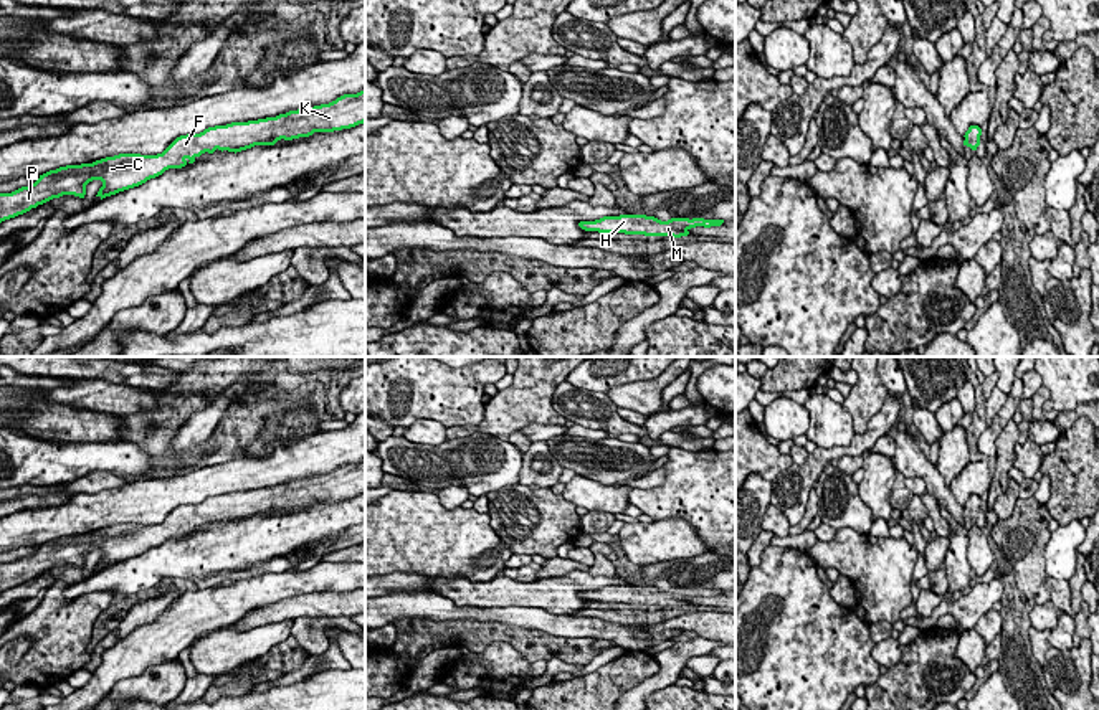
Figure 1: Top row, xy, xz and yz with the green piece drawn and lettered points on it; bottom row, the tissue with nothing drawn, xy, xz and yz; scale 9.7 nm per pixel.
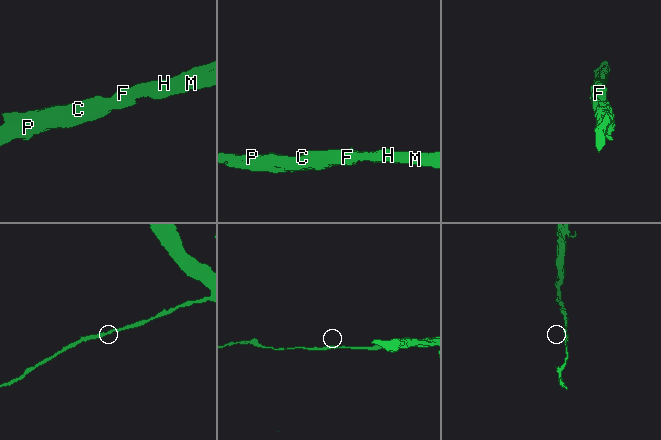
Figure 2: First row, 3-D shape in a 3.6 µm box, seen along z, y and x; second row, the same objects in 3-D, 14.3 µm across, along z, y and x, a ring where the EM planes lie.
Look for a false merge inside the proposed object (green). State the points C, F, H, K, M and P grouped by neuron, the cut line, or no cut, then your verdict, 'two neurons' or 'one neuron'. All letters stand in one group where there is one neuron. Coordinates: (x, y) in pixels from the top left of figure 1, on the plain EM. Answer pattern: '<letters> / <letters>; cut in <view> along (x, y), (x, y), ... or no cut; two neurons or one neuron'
C F H K M P; no cut; one neuron

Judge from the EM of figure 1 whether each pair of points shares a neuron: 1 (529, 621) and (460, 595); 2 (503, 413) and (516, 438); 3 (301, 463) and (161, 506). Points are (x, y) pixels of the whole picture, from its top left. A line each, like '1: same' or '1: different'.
1: different
2: different
3: same

